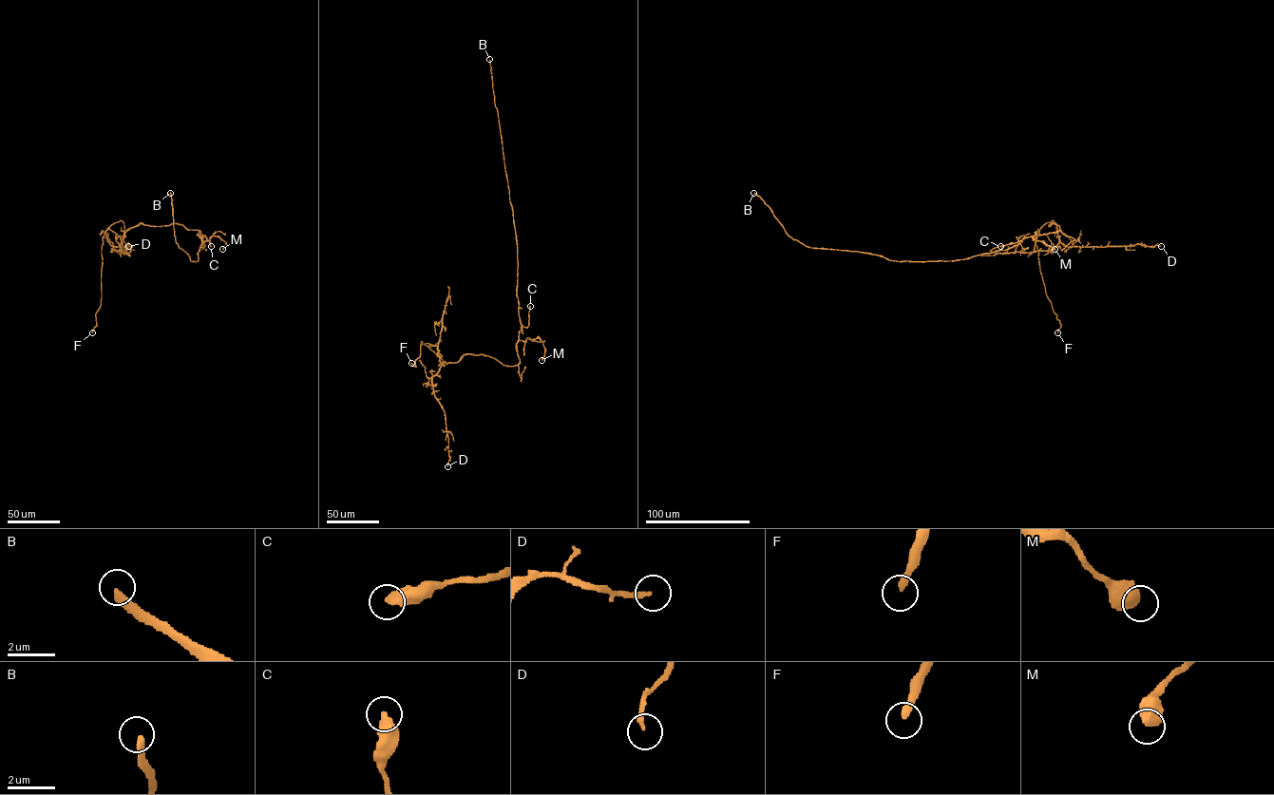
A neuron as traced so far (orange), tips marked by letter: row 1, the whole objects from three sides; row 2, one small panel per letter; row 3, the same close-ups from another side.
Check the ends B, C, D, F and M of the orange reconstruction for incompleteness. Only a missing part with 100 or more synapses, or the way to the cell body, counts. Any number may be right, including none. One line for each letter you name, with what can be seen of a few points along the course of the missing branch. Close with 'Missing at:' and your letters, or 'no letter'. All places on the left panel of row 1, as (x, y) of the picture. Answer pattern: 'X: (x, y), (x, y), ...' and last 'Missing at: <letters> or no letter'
B: (170, 193), (165, 172), (167, 157), (175, 144), (199, 130)
Missing at: B, F

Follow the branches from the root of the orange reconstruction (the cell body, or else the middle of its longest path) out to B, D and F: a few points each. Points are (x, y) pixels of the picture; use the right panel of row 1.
B: (1016, 245), (966, 258), (926, 261), (896, 261), (865, 253), (808, 247), (788, 235), (770, 209), (753, 193)
D: (1016, 245), (1024, 236), (1057, 232), (1057, 224), (1049, 226), (1055, 223), (1059, 240), (1068, 246), (1161, 246)
F: (1016, 245), (1059, 227), (1049, 225), (1057, 235), (1053, 220), (1046, 223), (1036, 243), (1057, 332)

